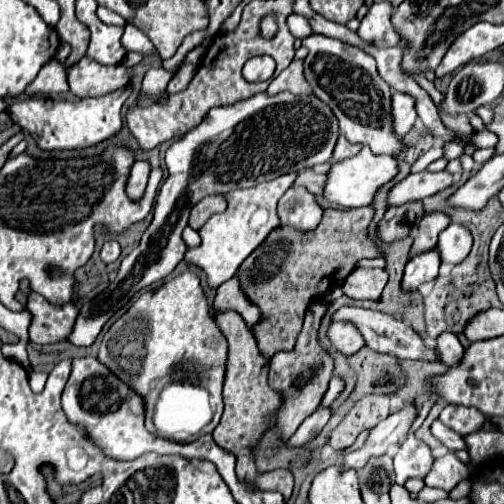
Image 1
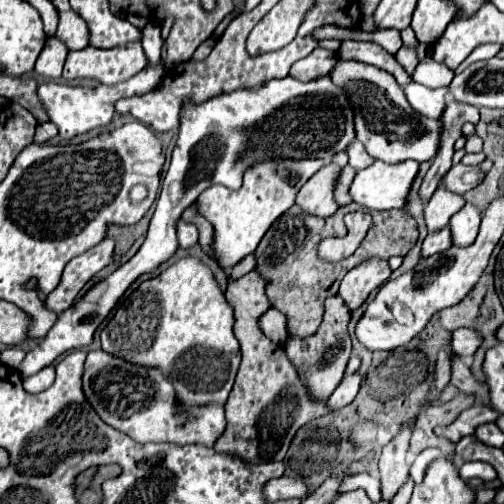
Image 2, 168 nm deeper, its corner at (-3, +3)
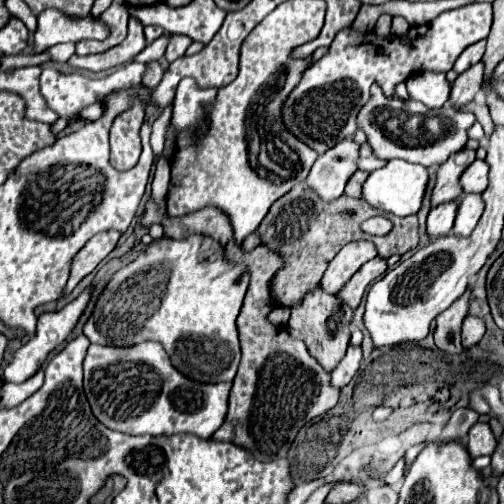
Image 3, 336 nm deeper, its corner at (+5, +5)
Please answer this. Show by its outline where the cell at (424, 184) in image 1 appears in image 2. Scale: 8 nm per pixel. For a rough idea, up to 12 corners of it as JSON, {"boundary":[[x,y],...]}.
{"boundary":[[456,164],[442,184],[456,194],[482,184],[480,166]]}

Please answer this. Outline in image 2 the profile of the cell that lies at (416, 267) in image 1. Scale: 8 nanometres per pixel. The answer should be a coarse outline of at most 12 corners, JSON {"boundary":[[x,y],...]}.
{"boundary":[[450,228],[430,232],[422,242],[422,256],[452,246]]}

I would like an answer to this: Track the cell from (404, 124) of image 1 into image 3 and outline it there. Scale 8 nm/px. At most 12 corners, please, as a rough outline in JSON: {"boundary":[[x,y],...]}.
{"boundary":[[416,72],[406,80],[412,100],[440,108],[450,94],[442,72]]}

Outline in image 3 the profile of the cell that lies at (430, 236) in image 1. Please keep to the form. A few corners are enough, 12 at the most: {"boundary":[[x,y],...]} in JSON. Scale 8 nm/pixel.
{"boundary":[[464,148],[440,166],[430,198],[432,208],[462,196],[458,178],[474,162]]}

